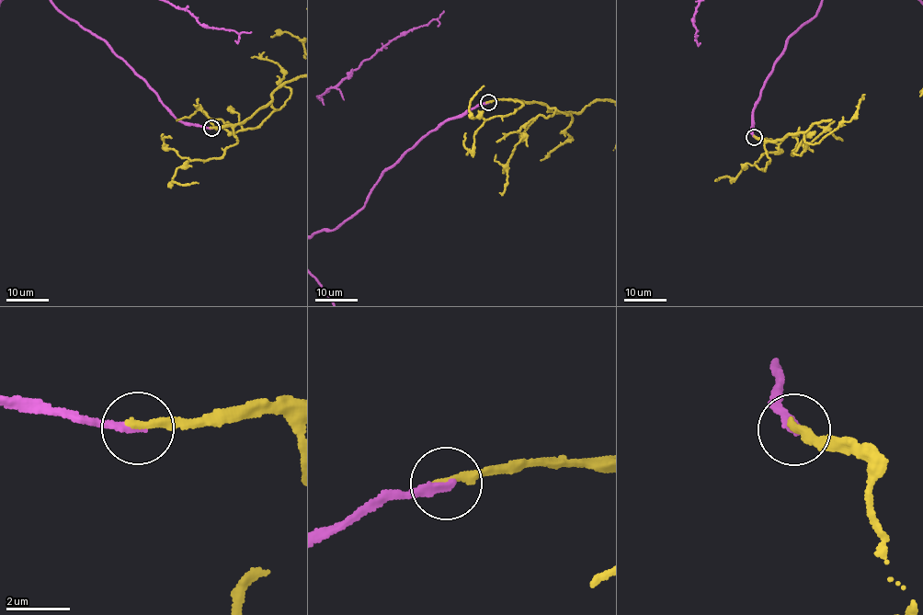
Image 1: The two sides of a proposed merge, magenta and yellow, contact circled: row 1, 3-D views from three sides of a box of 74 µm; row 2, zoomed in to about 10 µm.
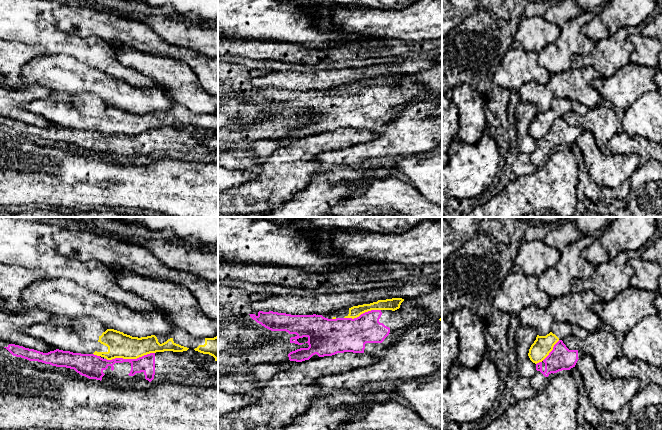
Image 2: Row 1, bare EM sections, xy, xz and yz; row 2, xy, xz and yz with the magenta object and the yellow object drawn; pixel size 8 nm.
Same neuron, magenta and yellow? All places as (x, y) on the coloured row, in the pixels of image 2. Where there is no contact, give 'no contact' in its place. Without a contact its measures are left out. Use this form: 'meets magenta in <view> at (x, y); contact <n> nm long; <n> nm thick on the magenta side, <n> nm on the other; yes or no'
meets magenta in xy at (130, 359); contact 400 nm long; 140 nm thick on the magenta side, 200 nm on the other; no

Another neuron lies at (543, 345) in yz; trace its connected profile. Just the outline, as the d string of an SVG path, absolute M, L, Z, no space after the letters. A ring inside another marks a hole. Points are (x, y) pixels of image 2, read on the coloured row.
M552 332L546 336L537 335L536 340L529 349L528 356L530 360L535 364L542 362L553 350L554 345L558 341L559 338Z

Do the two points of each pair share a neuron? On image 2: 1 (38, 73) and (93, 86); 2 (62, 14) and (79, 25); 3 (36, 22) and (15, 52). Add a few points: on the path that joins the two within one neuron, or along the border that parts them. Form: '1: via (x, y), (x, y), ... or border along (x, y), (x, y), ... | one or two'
1: via (52, 73), (64, 73), (73, 77), (79, 77) | one
2: via (66, 16), (75, 21) | one
3: border along (10, 41), (41, 46), (45, 49) | two

